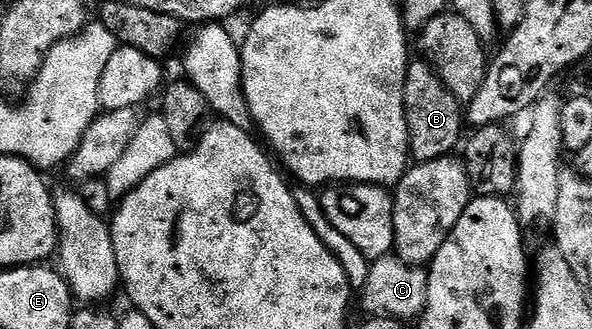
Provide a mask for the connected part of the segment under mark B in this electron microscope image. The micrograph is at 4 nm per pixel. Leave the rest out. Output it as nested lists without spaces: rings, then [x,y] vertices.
[[[428,60],[410,61],[407,80],[403,88],[403,104],[409,129],[409,152],[417,162],[430,162],[448,158],[453,150],[462,145],[461,122],[463,126],[463,106],[457,97],[443,84],[443,80]]]

